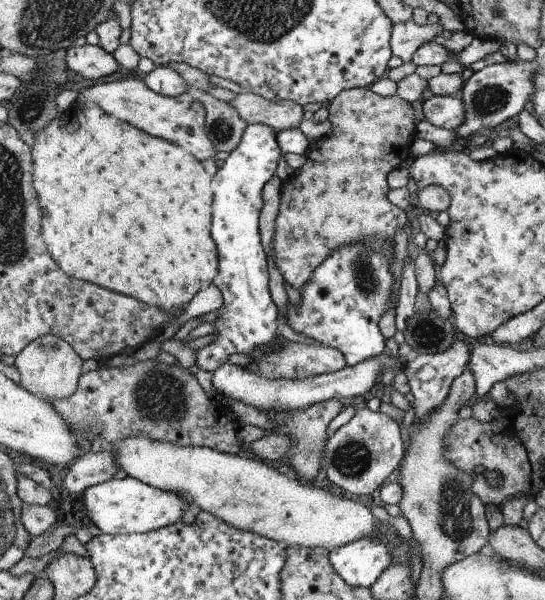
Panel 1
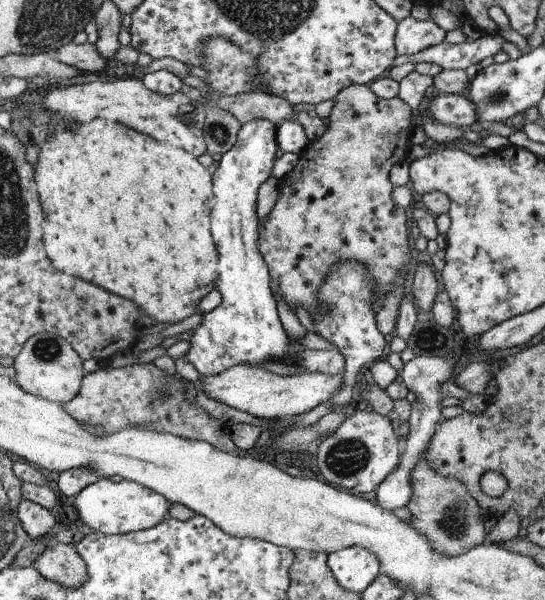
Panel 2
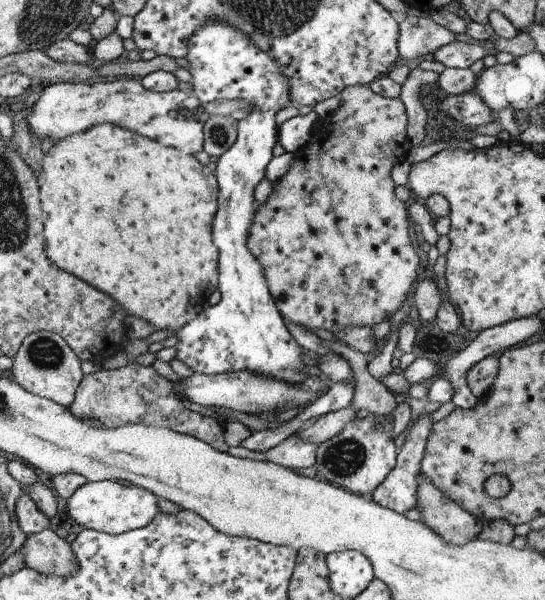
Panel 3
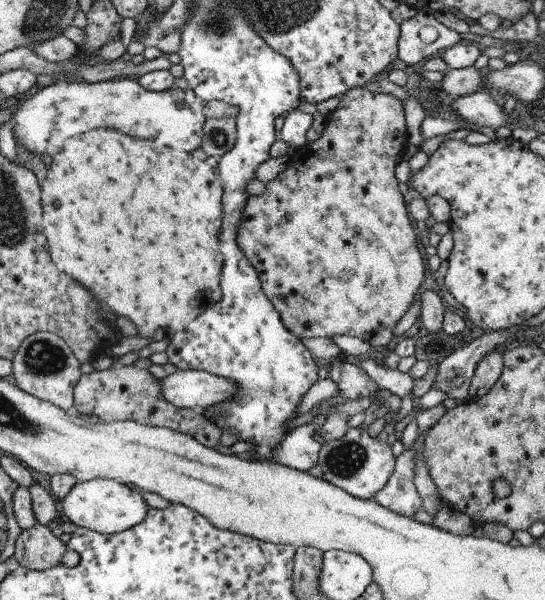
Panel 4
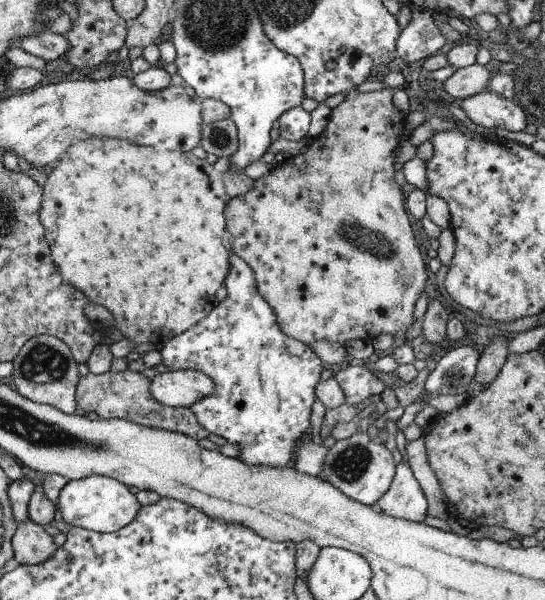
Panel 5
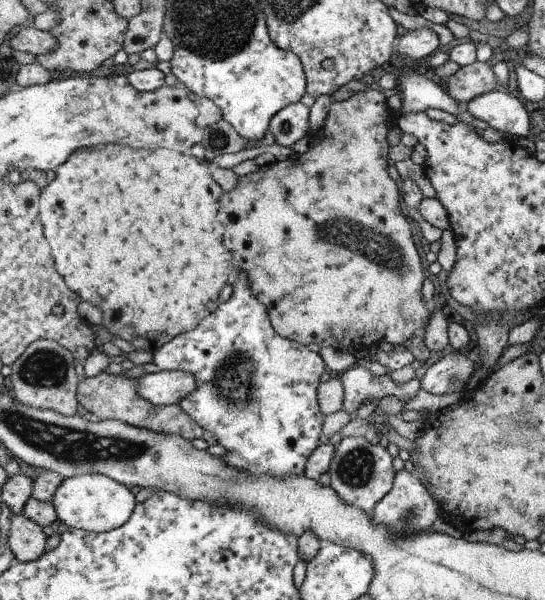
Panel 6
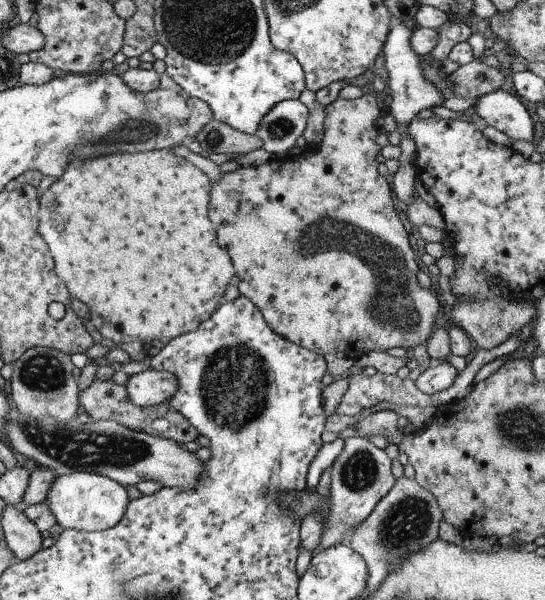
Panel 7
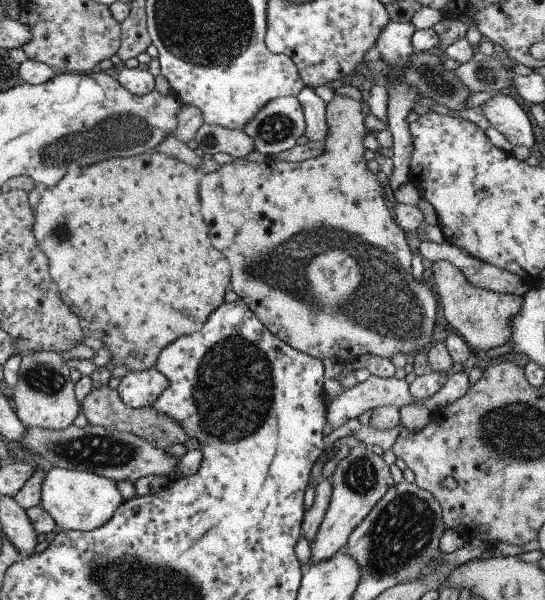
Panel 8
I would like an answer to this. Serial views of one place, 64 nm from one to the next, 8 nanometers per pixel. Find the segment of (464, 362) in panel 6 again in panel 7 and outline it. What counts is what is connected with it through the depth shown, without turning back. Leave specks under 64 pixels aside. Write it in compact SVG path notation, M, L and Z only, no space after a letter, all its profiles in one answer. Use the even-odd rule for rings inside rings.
M449 360L432 363L414 380L415 388L427 396L447 390L459 374Z

